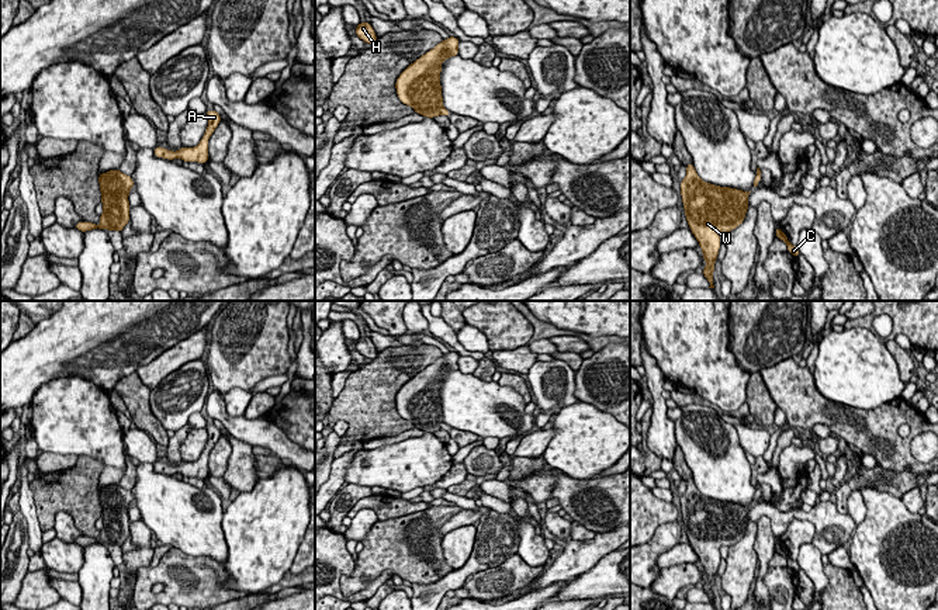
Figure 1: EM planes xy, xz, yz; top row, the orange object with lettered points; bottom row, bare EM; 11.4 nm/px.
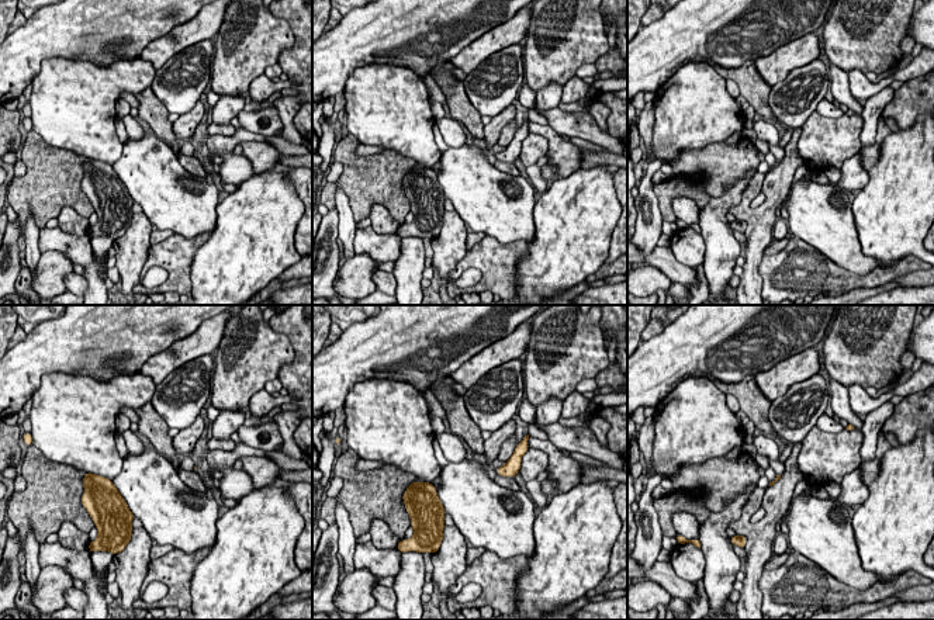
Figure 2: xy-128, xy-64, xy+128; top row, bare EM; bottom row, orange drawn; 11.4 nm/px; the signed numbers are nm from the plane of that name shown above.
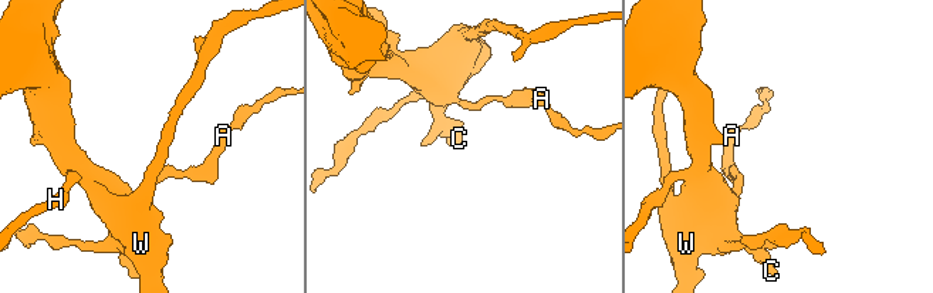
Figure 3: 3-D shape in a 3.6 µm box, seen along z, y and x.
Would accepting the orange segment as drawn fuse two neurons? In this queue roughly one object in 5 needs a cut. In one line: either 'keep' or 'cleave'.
keep

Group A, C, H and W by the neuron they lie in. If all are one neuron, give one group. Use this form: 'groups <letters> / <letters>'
groups A C H W

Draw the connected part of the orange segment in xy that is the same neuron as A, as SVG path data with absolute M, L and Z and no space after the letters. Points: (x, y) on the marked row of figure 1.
M215 110L205 111L208 118L208 126L201 138L200 143L194 148L180 148L177 152L167 150L166 148L156 146L153 149L155 157L163 157L167 160L181 159L183 162L198 162L205 164L208 159L208 139L214 134L215 128L221 122L221 115Z

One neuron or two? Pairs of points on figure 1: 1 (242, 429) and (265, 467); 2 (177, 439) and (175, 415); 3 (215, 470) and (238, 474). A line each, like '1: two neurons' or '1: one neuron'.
1: two neurons
2: two neurons
3: two neurons

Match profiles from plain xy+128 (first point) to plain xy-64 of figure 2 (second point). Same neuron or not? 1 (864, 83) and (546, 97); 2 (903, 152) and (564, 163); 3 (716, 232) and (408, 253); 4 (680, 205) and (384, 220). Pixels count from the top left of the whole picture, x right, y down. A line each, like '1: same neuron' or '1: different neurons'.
1: same neuron
2: different neurons
3: same neuron
4: same neuron

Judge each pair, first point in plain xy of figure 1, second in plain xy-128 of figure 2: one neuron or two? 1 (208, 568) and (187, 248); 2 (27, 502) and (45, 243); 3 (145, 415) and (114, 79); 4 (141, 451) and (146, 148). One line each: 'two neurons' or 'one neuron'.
1: one neuron
2: two neurons
3: two neurons
4: two neurons

